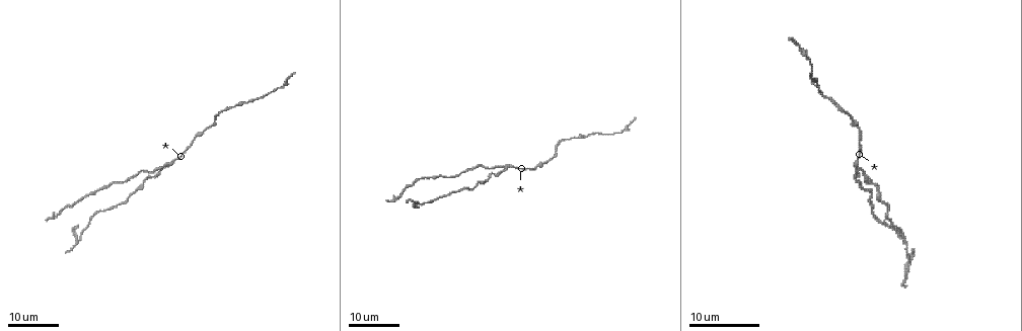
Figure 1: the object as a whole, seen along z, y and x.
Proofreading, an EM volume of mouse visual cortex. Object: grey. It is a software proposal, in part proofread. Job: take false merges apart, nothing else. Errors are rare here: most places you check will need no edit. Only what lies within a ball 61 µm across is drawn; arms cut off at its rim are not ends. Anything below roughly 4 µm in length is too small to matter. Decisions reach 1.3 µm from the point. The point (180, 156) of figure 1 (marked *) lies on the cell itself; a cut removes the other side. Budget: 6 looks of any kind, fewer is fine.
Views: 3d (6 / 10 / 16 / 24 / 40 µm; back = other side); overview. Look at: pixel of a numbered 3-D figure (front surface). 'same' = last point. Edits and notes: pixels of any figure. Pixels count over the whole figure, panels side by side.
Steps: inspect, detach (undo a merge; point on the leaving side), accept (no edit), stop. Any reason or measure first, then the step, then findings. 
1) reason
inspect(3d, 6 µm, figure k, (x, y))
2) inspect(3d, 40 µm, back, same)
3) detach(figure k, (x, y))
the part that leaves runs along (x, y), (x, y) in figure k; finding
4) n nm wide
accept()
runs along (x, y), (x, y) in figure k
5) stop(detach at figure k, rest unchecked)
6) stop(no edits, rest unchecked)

inspect(3d, 16 µm, figure 1, (144, 182))

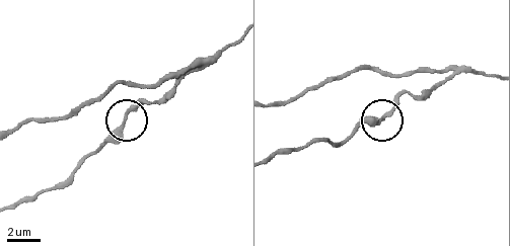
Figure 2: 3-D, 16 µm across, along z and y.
closer look
inspect(3d, 10 µm, figure 2, (125, 117))

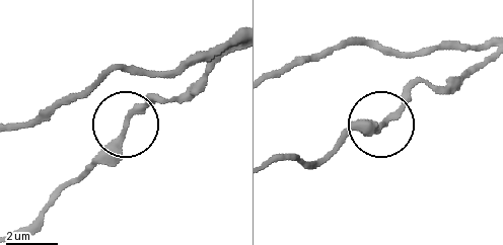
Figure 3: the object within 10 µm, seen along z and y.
accept()
runs along (234, 42), (182, 92), (143, 105), (86, 168) in figure 3; all the same cell

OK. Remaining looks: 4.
calibre changes
inspect(3d, 16 µm, figure 1, (542, 165))

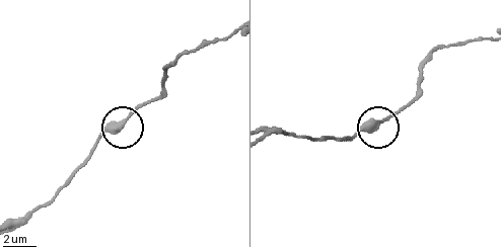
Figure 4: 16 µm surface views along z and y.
inspect(3d, 10 µm, figure 4, (378, 121))

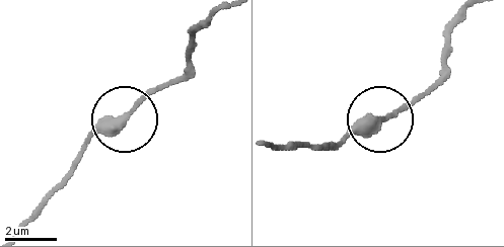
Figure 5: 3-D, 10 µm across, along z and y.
inspect(3d, 6 µm, figure 5, (125, 117))

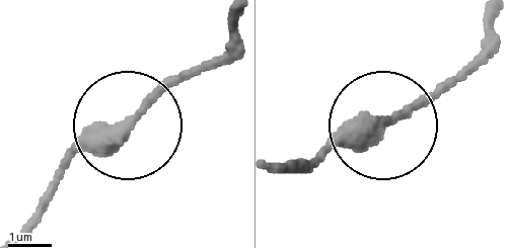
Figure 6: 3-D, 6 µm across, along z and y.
accept()
one cell here

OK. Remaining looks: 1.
stop(no edits, rest unchecked)

